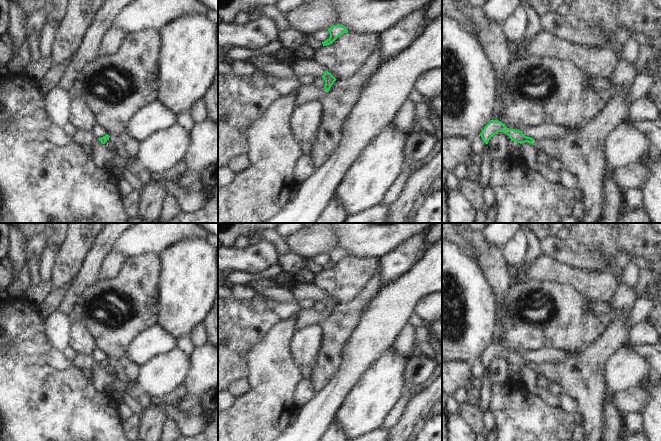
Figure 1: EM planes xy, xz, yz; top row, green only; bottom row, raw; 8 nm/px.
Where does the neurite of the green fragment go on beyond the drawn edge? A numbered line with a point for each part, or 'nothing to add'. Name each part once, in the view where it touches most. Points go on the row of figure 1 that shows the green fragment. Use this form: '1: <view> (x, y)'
1: xz (283, 87)

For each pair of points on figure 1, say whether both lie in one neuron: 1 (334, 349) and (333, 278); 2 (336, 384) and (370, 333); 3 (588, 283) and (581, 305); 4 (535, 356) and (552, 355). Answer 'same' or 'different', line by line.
1: different
2: same
3: different
4: same

